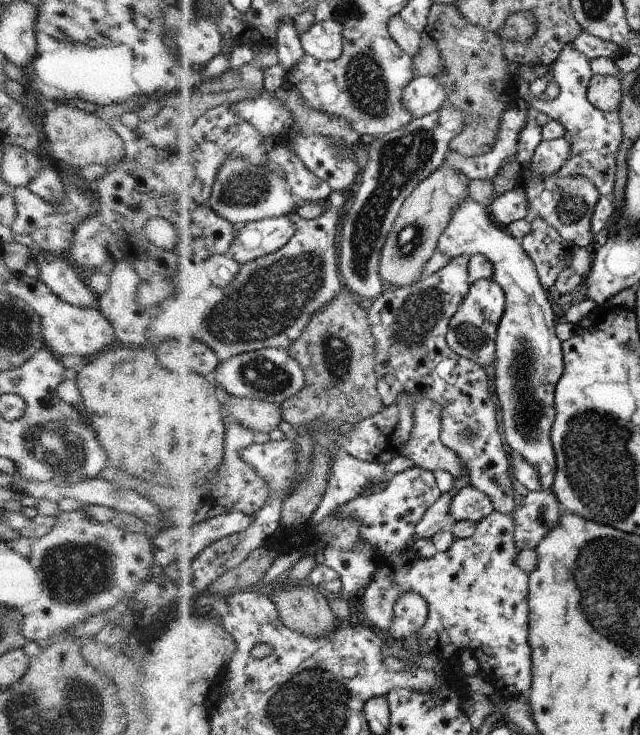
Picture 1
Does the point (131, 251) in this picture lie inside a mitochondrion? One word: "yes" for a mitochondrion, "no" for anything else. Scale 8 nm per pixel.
no

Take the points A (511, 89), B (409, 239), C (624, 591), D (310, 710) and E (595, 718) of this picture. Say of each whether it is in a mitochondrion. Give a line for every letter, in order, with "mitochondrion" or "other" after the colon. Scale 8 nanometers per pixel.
A: other
B: mitochondrion
C: mitochondrion
D: mitochondrion
E: other

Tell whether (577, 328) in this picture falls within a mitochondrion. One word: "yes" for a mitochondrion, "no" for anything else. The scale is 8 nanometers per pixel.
no

